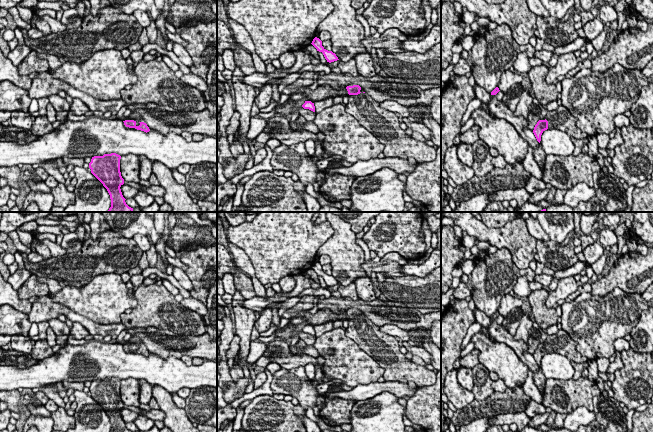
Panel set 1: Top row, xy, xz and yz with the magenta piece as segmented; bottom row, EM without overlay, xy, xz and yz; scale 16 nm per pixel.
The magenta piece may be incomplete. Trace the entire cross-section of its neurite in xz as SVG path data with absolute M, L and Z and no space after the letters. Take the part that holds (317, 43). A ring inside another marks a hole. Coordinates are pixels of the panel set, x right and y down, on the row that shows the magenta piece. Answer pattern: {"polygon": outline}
{"polygon": "M315 37L311 44L317 49L317 51L323 53L327 62L331 63L331 62L339 60L335 53L333 53L332 51L326 50L322 46L322 41L319 38Z"}

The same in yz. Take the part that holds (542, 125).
{"polygon": "M562 105L554 111L548 111L546 119L539 120L535 125L533 133L539 143L541 141L542 133L548 129L549 124L553 128L564 131L570 137L574 137L578 140L583 140L588 136L576 126L576 118Z"}

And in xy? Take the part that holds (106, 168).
{"polygon": "M111 153L94 156L89 163L91 173L103 184L110 195L111 207L107 212L133 212L133 208L126 204L120 189L124 184L120 172L120 159L120 155Z"}

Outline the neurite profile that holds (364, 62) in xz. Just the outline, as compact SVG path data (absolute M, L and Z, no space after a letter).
M359 53L354 58L360 76L373 77L376 75L373 59L370 53Z

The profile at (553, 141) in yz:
M548 128L541 135L540 144L546 155L569 156L575 146L571 137L564 131Z

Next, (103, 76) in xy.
M115 49L95 52L87 61L66 61L55 70L49 68L54 78L98 100L121 99L120 91L137 82L134 72L128 70L126 59Z

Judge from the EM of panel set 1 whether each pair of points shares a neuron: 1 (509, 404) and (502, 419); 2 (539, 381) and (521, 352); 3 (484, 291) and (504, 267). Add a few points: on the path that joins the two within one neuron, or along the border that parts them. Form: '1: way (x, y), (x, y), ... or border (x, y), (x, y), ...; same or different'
1: border (523, 411), (499, 413), (494, 416); different
2: way (537, 374), (527, 359); same
3: way (489, 285), (490, 281), (498, 273); same

